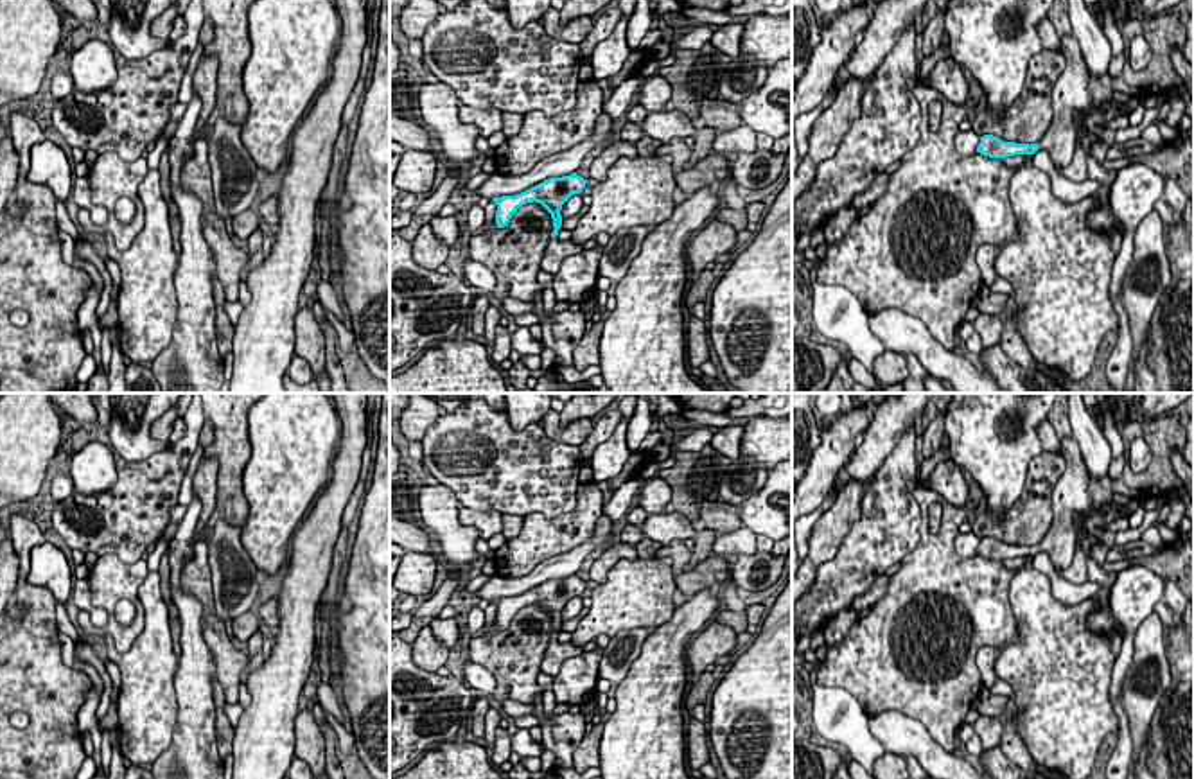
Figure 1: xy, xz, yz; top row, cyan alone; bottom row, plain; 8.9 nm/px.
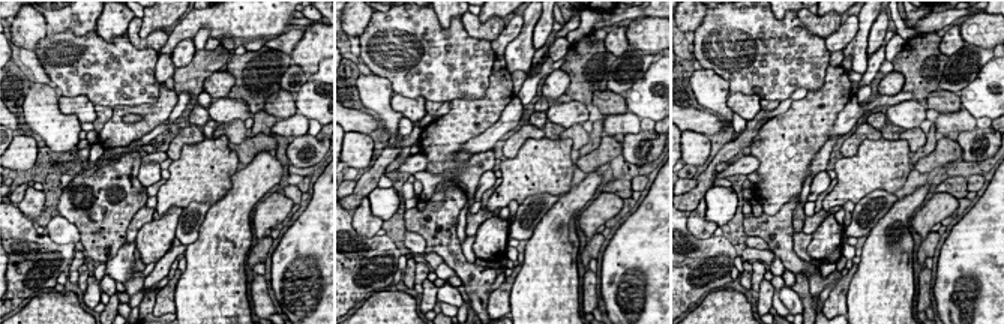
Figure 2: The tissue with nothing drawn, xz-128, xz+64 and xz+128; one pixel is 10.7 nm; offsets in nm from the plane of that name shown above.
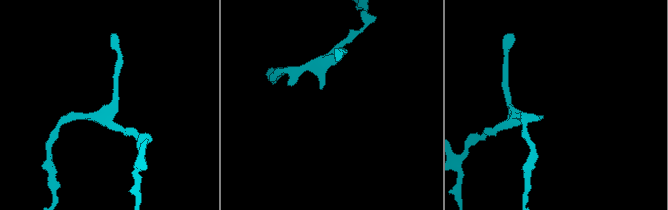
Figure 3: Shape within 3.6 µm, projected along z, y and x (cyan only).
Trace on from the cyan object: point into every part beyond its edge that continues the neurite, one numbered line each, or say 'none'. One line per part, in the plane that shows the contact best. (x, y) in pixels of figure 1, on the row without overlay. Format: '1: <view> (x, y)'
1: xz (557, 652)

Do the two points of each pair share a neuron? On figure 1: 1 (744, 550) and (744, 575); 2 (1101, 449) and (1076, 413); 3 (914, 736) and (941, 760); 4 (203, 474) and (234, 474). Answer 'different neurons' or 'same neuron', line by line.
1: same neuron
2: same neuron
3: same neuron
4: different neurons

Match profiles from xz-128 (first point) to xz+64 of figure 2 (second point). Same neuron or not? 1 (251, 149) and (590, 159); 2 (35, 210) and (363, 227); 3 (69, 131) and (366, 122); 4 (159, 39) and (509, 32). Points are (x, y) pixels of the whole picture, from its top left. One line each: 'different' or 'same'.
1: same
2: same
3: different
4: different

